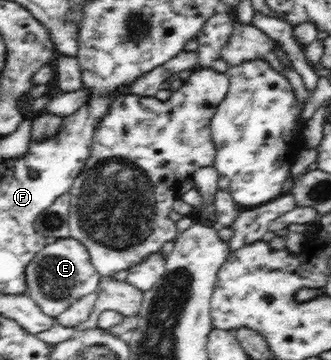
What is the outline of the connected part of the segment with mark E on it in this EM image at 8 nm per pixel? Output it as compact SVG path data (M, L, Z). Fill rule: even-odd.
M72 237L48 241L28 264L24 276L26 294L35 300L44 314L51 317L57 317L74 302L97 290L102 277L92 264L87 248Z

